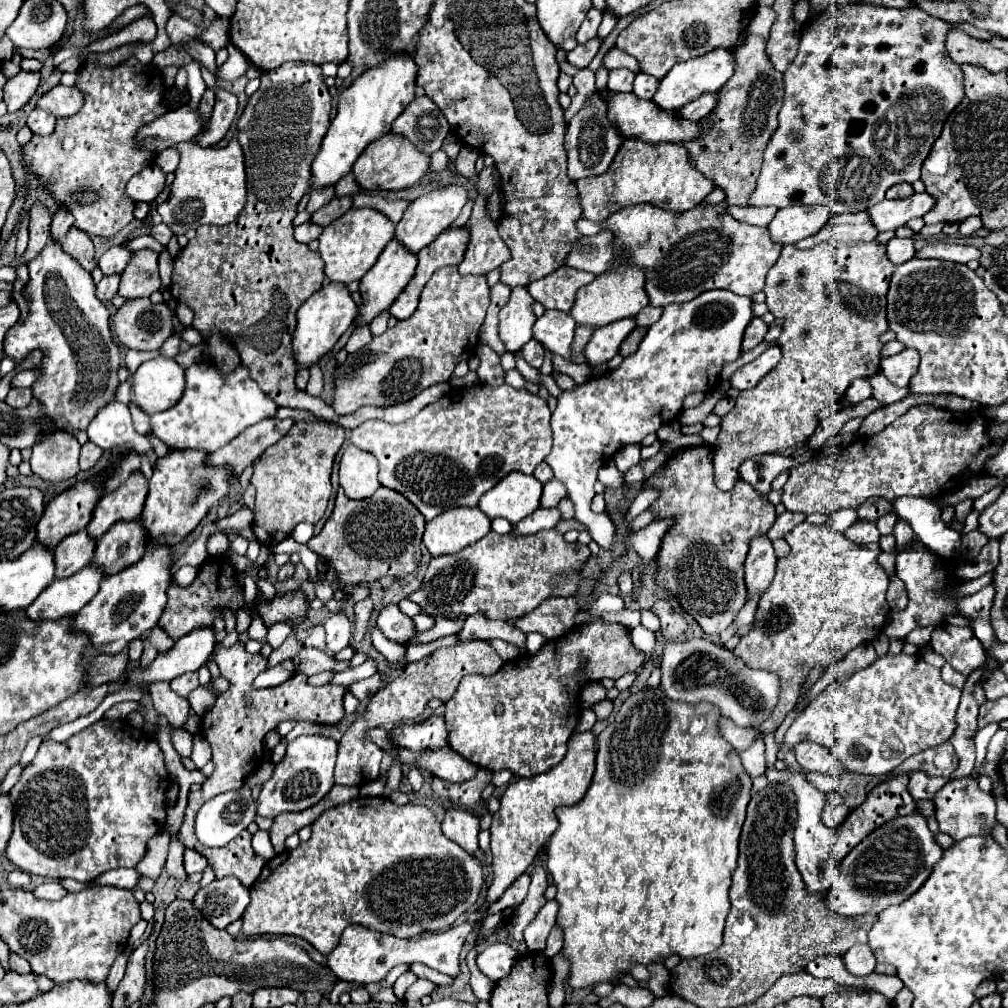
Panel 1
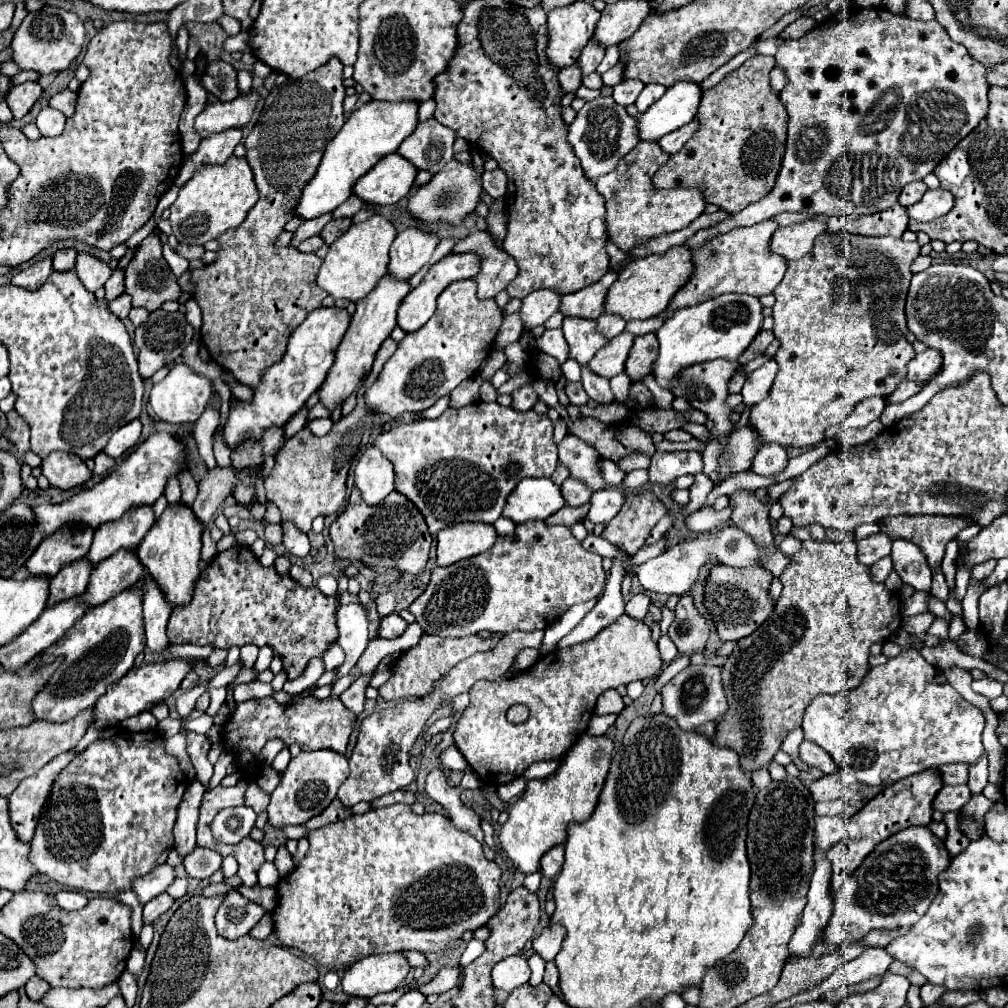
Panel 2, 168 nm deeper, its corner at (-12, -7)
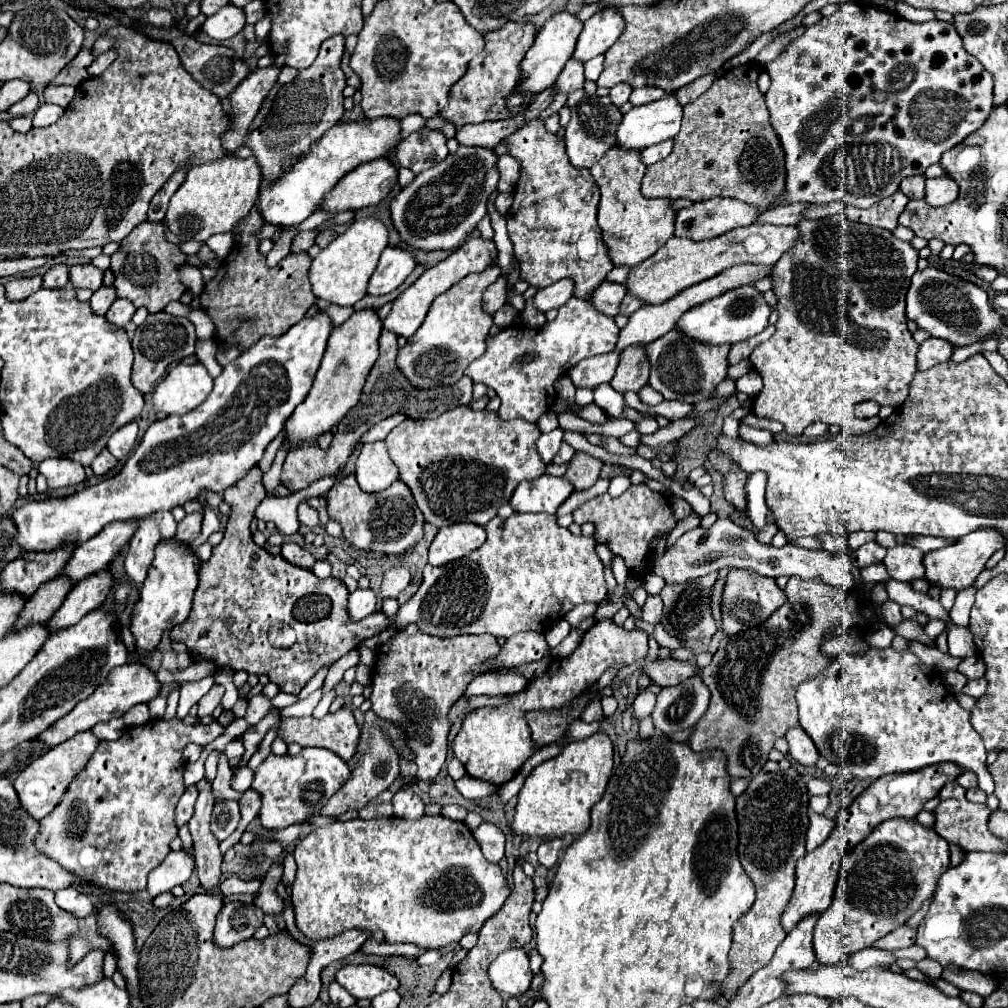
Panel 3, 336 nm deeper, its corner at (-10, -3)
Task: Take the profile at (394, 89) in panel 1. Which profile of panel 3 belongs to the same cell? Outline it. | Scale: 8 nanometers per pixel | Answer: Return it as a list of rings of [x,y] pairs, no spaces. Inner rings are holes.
[[[392,116],[338,122],[338,126],[328,130],[320,140],[312,144],[310,154],[296,162],[294,168],[286,176],[282,176],[280,182],[262,182],[260,200],[256,202],[262,212],[262,218],[278,226],[298,226],[310,214],[320,210],[326,194],[338,184],[342,176],[346,176],[364,162],[386,156],[392,148],[400,144],[400,140],[400,120]]]

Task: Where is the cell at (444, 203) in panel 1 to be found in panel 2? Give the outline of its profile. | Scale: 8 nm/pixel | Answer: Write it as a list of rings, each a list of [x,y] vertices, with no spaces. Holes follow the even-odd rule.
[[[408,228],[400,232],[390,246],[388,274],[394,280],[412,278],[430,260],[438,242],[438,236],[422,232],[418,228]]]

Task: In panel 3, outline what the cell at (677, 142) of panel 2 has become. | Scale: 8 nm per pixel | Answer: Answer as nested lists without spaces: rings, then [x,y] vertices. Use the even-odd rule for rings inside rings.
[[[674,140],[658,142],[658,144],[654,144],[654,146],[650,146],[650,148],[646,148],[646,150],[642,152],[642,162],[644,162],[646,166],[650,166],[650,164],[666,158],[666,156],[672,152],[672,148],[674,148]]]

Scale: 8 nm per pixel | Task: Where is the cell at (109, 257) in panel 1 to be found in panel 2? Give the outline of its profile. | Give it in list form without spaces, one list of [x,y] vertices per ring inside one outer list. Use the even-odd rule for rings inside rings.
[[[114,270],[112,276],[110,276],[110,280],[104,284],[104,290],[106,290],[104,300],[106,302],[110,302],[112,298],[124,294],[124,284],[122,282],[124,282],[124,272],[122,270]]]

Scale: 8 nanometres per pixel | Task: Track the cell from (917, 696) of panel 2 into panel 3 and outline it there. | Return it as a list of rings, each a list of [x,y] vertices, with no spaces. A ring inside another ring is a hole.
[[[870,648],[864,656],[842,654],[836,656],[820,676],[800,684],[796,692],[798,718],[804,732],[814,740],[822,758],[834,764],[842,764],[846,756],[846,770],[854,778],[876,780],[892,772],[914,772],[930,764],[954,762],[972,770],[978,776],[978,784],[986,794],[994,792],[994,780],[990,778],[986,764],[986,748],[982,738],[970,724],[970,710],[964,710],[954,694],[944,688],[936,670],[930,672],[914,654],[896,652],[892,648]]]

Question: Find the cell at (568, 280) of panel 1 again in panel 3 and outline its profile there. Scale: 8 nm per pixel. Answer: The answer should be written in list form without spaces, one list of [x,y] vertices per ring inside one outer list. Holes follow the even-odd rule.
[[[604,280],[598,288],[594,288],[594,292],[590,294],[588,302],[598,312],[602,312],[606,316],[616,316],[618,314],[618,304],[622,302],[624,296],[626,296],[626,286],[624,284]]]

